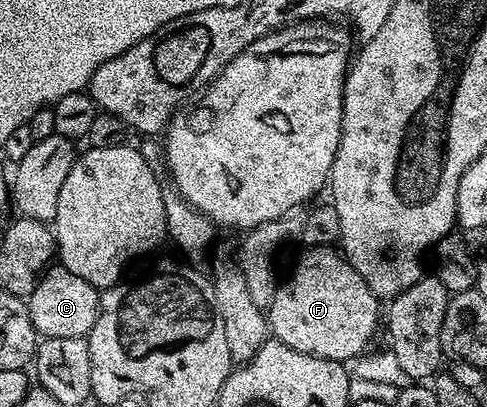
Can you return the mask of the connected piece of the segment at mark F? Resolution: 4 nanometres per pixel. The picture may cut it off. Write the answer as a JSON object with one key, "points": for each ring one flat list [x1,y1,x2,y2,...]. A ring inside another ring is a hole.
{"points":[[314,248,295,264,268,307,268,330,296,352,346,364,367,353,366,345,378,326,380,299,364,284,360,272,341,253,333,252]]}

